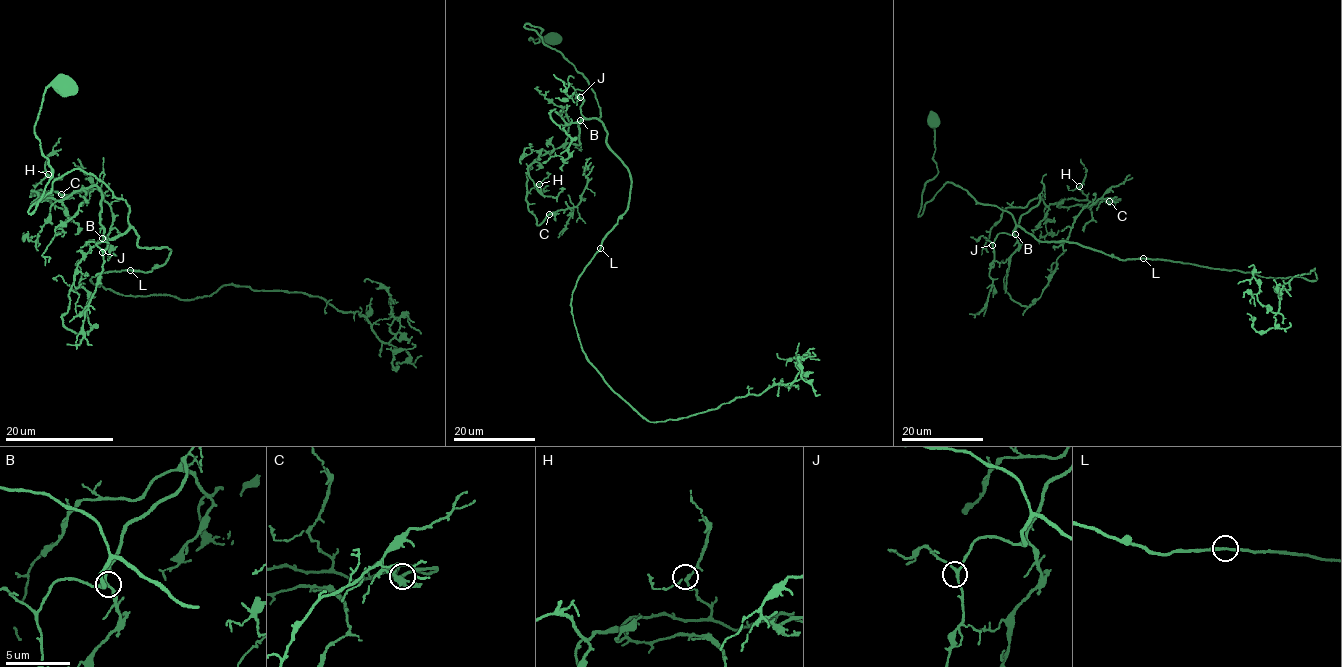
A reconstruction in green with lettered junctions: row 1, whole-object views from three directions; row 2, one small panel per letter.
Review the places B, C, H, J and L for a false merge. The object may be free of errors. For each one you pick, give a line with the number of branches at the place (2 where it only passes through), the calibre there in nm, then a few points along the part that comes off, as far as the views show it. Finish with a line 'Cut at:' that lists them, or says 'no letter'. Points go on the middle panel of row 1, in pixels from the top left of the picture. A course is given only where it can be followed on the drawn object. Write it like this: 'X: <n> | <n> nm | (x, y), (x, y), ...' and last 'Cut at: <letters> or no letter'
Cut at: no letter

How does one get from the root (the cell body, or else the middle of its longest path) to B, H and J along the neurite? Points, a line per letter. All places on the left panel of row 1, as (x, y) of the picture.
B: (128, 270), (149, 272), (166, 261), (170, 250), (140, 248), (132, 227), (110, 238), (102, 238)
H: (128, 270), (170, 250), (140, 248), (132, 227), (106, 238), (97, 186), (31, 192), (48, 174)
J: (128, 270), (149, 272), (166, 261), (170, 250), (140, 248), (131, 227), (112, 238), (102, 237), (102, 252)

